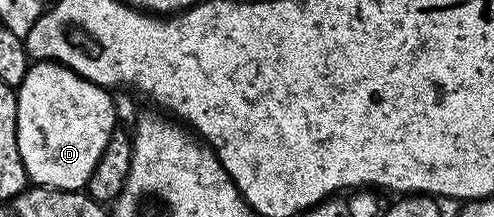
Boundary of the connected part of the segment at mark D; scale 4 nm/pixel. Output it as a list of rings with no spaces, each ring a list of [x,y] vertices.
[[[36,61],[29,66],[16,91],[16,136],[24,171],[35,186],[63,191],[87,188],[90,173],[94,173],[94,165],[98,165],[98,157],[102,157],[102,149],[106,149],[106,141],[110,141],[112,132],[118,127],[116,107],[108,95],[111,95],[109,88],[83,79],[60,63]]]

